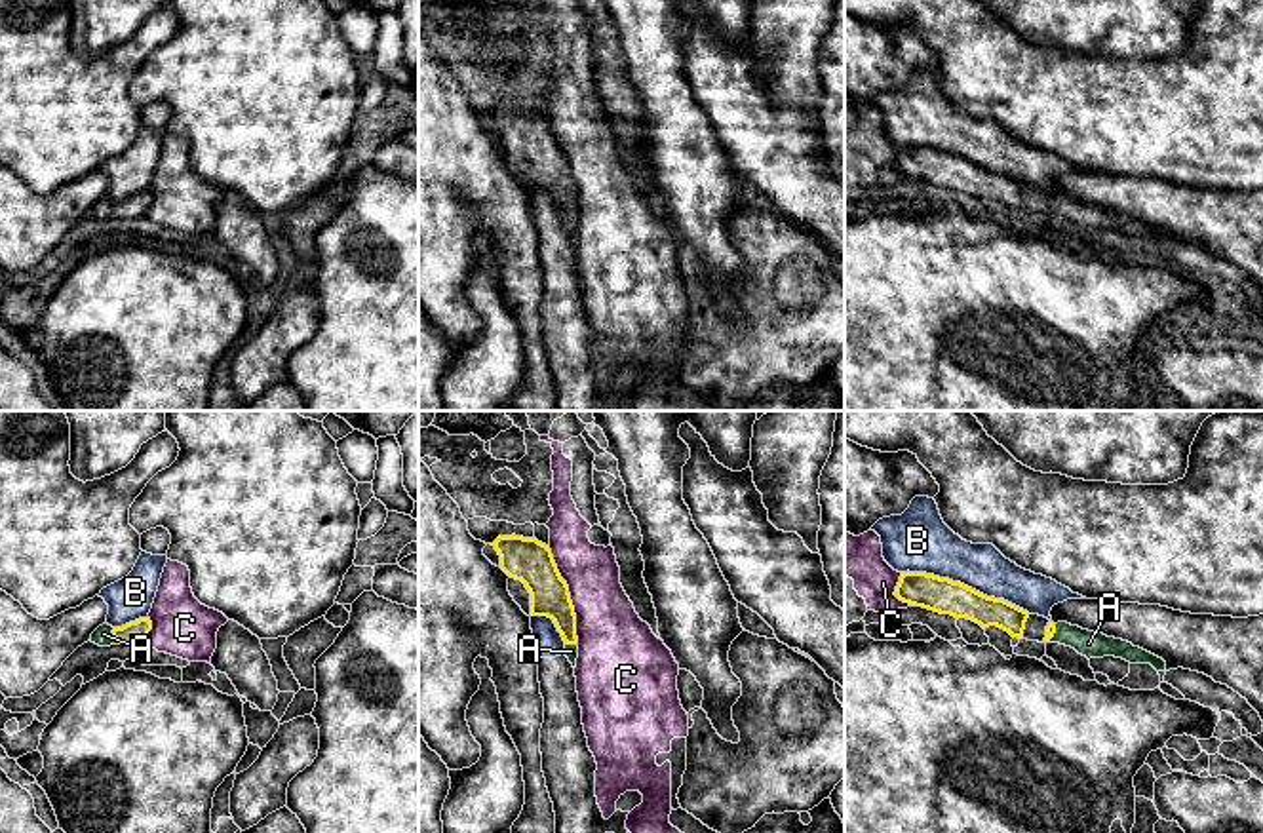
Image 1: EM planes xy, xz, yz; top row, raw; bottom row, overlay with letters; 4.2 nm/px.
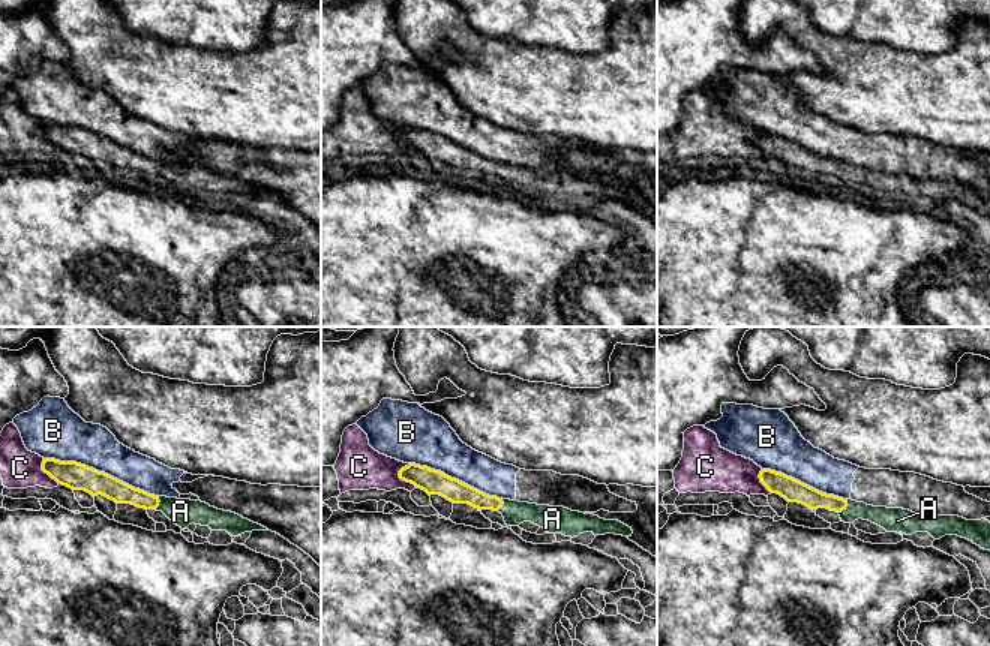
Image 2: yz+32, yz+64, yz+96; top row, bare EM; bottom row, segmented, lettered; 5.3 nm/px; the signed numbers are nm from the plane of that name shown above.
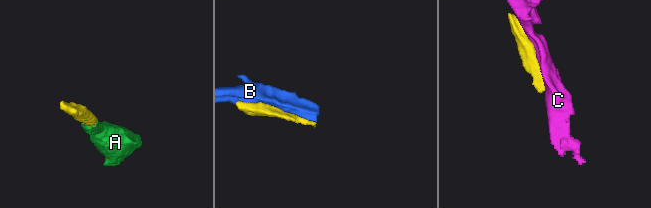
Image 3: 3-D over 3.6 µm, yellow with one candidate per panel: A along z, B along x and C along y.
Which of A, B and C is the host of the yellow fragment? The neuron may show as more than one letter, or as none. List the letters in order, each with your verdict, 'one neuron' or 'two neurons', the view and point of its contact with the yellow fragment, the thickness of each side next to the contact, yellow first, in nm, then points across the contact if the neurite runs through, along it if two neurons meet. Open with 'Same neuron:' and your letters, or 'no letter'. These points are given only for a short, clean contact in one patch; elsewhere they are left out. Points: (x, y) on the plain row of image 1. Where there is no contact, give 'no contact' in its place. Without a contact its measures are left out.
Same neuron: A
A: one neuron; contact xy (113, 210); calibres 90 and 80 nm; way xy (134, 206), (113, 210), (103, 208)
B: two neurons; contact yz (967, 160); calibres 150 and 240 nm
C: two neurons; contact xz (569, 168); calibres 190 and 280 nm

